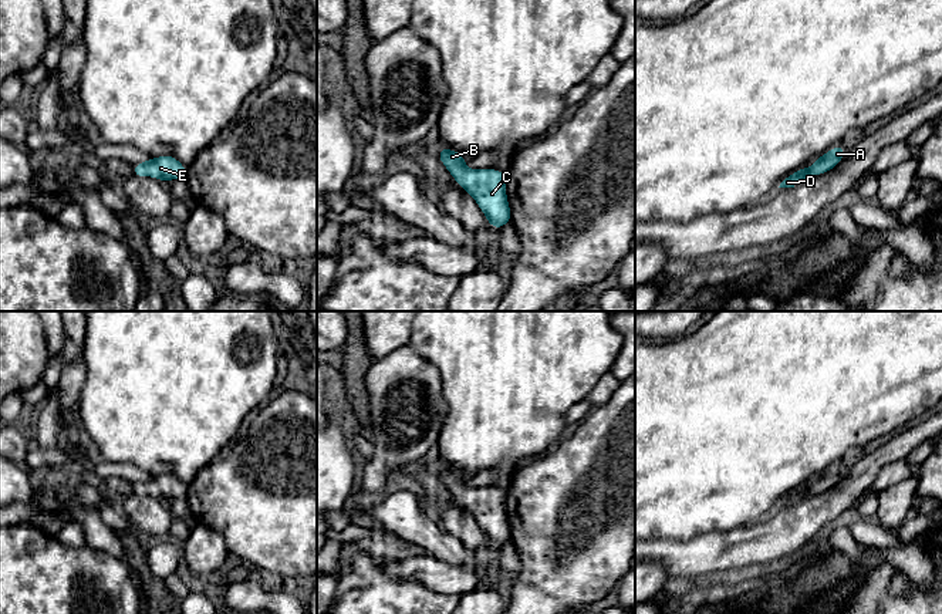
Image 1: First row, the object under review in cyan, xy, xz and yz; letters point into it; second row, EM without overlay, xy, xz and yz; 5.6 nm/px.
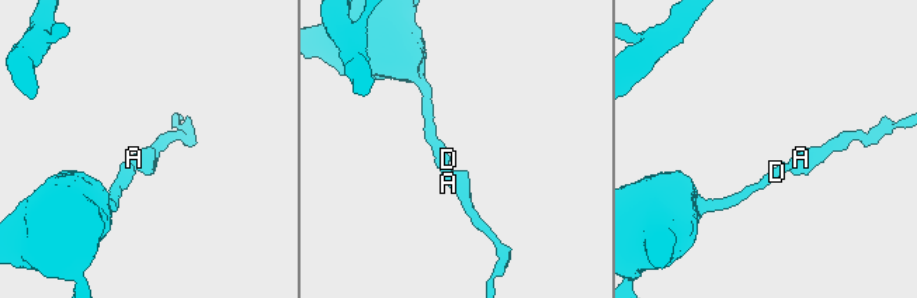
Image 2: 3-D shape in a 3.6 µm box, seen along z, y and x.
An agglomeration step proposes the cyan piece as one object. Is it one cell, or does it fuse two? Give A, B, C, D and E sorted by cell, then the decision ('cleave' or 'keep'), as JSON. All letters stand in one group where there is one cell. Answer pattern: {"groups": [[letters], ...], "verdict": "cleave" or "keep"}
{"groups": [["A", "B", "C", "D", "E"]], "verdict": "keep"}

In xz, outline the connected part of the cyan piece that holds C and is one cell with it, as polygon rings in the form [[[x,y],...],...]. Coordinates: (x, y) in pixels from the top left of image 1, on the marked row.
[[[449,148],[436,149],[443,166],[455,182],[473,196],[484,213],[489,226],[500,229],[511,222],[511,210],[506,196],[506,173],[493,169],[467,169],[466,159],[458,151]]]

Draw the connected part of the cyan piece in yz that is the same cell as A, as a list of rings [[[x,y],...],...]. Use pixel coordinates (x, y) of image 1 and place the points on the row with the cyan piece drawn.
[[[838,145],[831,148],[824,155],[818,156],[813,166],[810,168],[801,168],[798,171],[794,171],[791,175],[789,175],[779,188],[794,188],[820,173],[830,172],[834,169],[845,154],[845,145]]]

